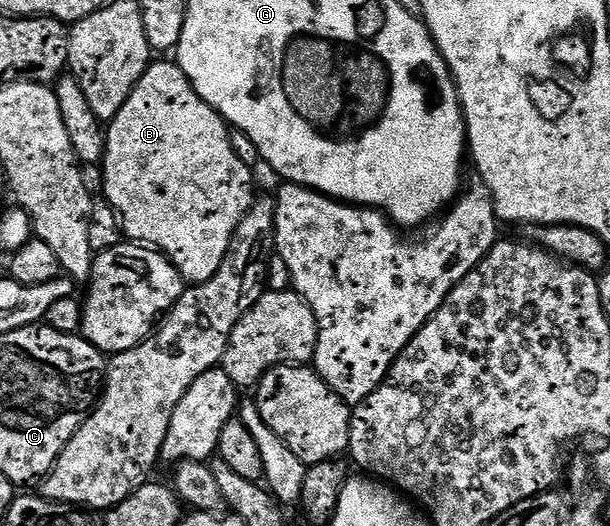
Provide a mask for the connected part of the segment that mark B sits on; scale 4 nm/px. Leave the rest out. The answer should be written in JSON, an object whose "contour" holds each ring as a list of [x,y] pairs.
{"contour":[[[170,59],[155,60],[146,68],[144,75],[136,83],[132,95],[128,95],[124,107],[120,107],[120,111],[114,116],[114,120],[109,122],[108,128],[105,130],[106,151],[100,162],[102,189],[106,192],[103,193],[106,202],[122,218],[123,234],[131,242],[141,243],[149,248],[157,249],[159,253],[165,253],[166,258],[180,271],[183,282],[189,283],[191,286],[202,285],[208,279],[212,279],[212,275],[216,275],[216,271],[220,271],[220,263],[224,263],[236,227],[242,222],[244,215],[256,200],[254,177],[250,174],[253,173],[251,166],[245,165],[236,155],[236,151],[232,151],[230,129],[222,120],[222,116],[196,92],[193,83],[184,75],[182,68],[173,60],[166,60]]]}

